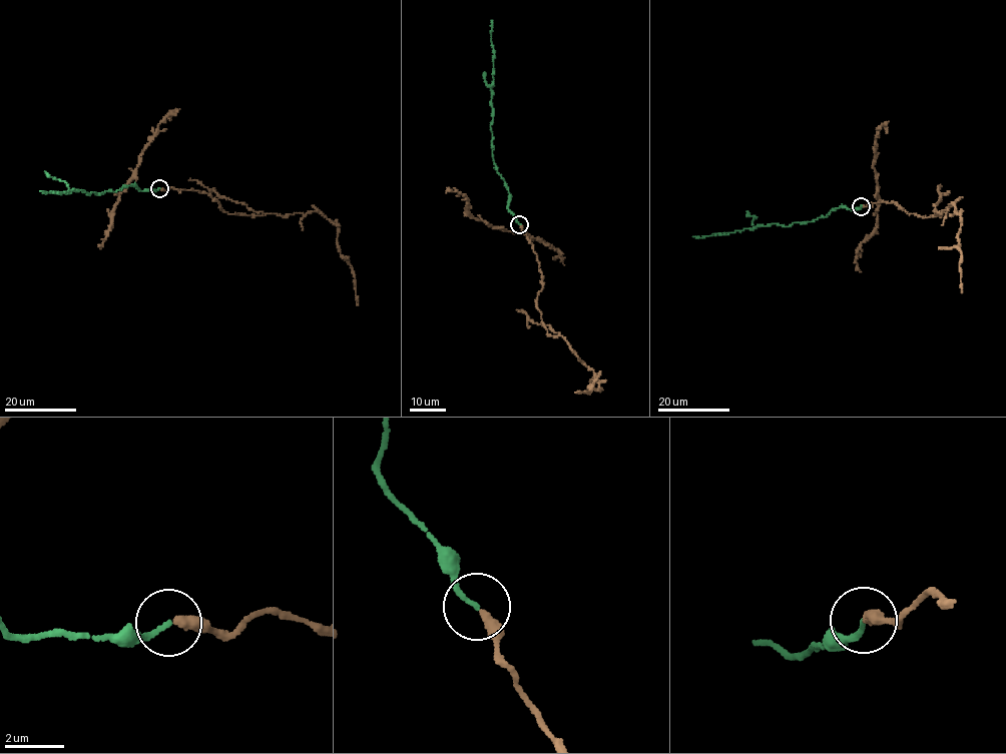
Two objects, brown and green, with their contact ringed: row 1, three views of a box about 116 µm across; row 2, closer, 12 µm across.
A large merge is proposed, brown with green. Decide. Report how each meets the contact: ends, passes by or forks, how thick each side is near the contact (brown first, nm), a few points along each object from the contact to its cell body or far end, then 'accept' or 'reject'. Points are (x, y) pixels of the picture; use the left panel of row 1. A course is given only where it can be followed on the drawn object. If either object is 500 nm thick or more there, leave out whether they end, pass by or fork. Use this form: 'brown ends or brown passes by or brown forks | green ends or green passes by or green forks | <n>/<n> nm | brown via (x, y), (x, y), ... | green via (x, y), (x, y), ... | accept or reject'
brown ends | green ends | 360/180 nm | brown via (159, 188), (206, 192), (222, 210), (234, 213), (318, 211), (337, 226), (337, 246), (351, 267), (357, 305) | green via (159, 188), (140, 190), (133, 184), (114, 192), (89, 194), (73, 189), (60, 193), (40, 190) | accept

